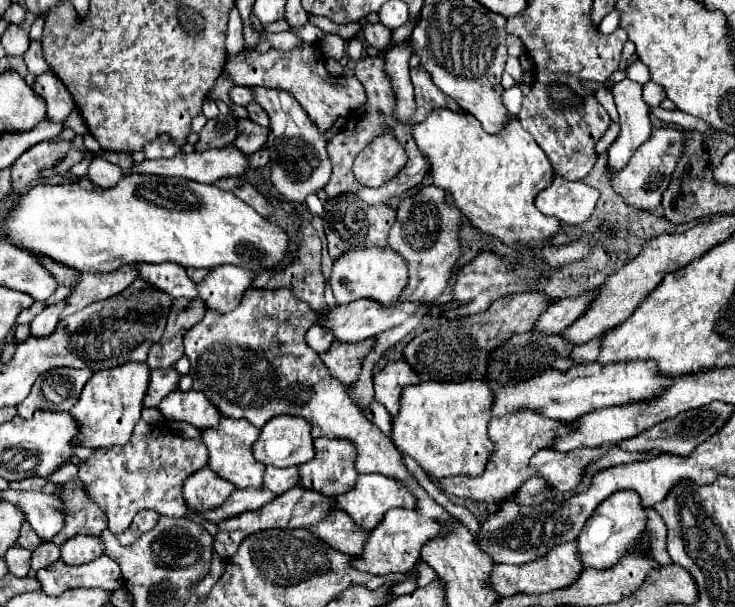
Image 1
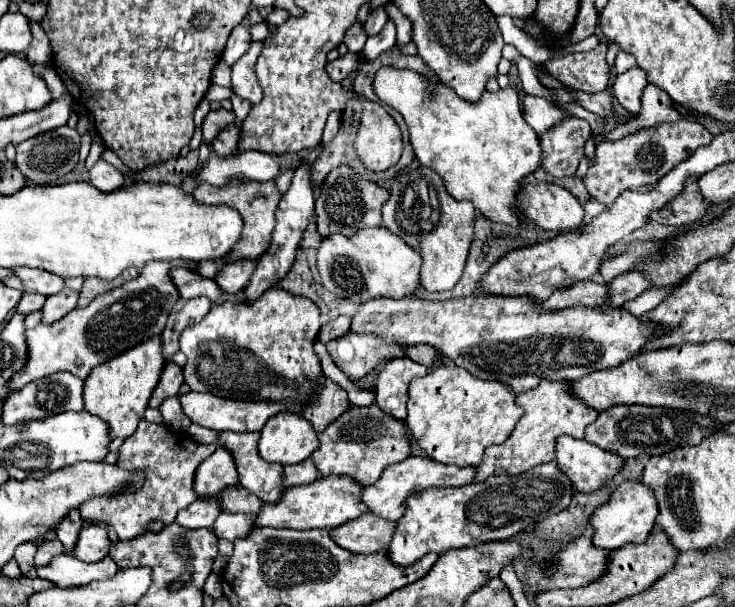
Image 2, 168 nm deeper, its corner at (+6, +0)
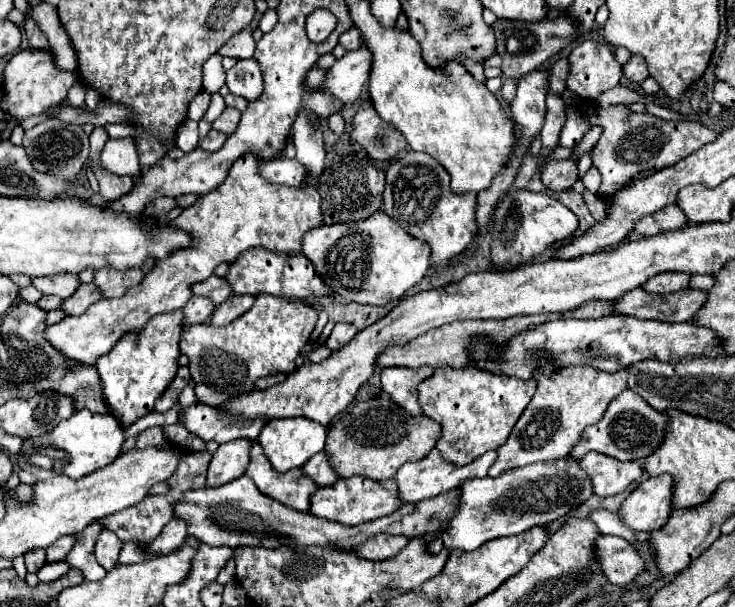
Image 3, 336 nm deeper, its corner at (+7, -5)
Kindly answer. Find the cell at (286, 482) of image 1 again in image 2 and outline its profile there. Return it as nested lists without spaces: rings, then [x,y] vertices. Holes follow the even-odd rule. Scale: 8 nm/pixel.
[[[311,458],[303,460],[301,464],[293,464],[293,466],[283,468],[283,484],[287,488],[297,486],[297,484],[311,484],[317,478],[319,478],[319,472],[317,472],[315,464],[311,462]]]

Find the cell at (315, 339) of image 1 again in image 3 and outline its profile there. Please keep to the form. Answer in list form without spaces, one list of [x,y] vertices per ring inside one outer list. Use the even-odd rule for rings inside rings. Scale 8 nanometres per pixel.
[[[336,323],[336,327],[332,329],[328,341],[326,341],[326,347],[336,351],[340,347],[344,347],[354,335],[358,333],[358,329],[354,325],[348,325],[348,323]]]

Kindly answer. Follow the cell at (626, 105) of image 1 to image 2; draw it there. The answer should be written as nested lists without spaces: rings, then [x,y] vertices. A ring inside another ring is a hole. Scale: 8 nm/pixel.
[[[631,68],[629,72],[617,74],[613,82],[613,96],[629,116],[639,116],[641,112],[641,92],[647,86],[645,72],[641,68]]]

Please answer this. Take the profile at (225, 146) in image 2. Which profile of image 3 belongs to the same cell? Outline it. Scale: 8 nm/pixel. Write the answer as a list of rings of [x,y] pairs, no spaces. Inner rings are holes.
[[[210,129],[210,133],[204,139],[200,139],[200,147],[204,151],[216,151],[216,149],[220,149],[224,145],[224,141],[226,141],[224,133],[220,133],[216,129]]]

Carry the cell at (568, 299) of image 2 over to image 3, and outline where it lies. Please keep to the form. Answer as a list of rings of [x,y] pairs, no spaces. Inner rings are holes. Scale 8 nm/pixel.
[[[632,289],[616,301],[616,311],[636,319],[656,319],[668,323],[692,321],[700,305],[706,303],[708,293],[702,289],[682,289],[680,293],[648,293]]]

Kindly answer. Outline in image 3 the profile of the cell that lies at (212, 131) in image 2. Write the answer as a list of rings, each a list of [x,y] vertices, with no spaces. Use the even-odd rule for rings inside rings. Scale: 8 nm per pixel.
[[[226,107],[222,113],[220,113],[220,117],[212,123],[212,127],[216,129],[216,131],[222,131],[222,133],[226,133],[226,135],[230,135],[236,127],[238,127],[238,121],[240,121],[240,111],[238,109],[232,109],[232,107]]]

